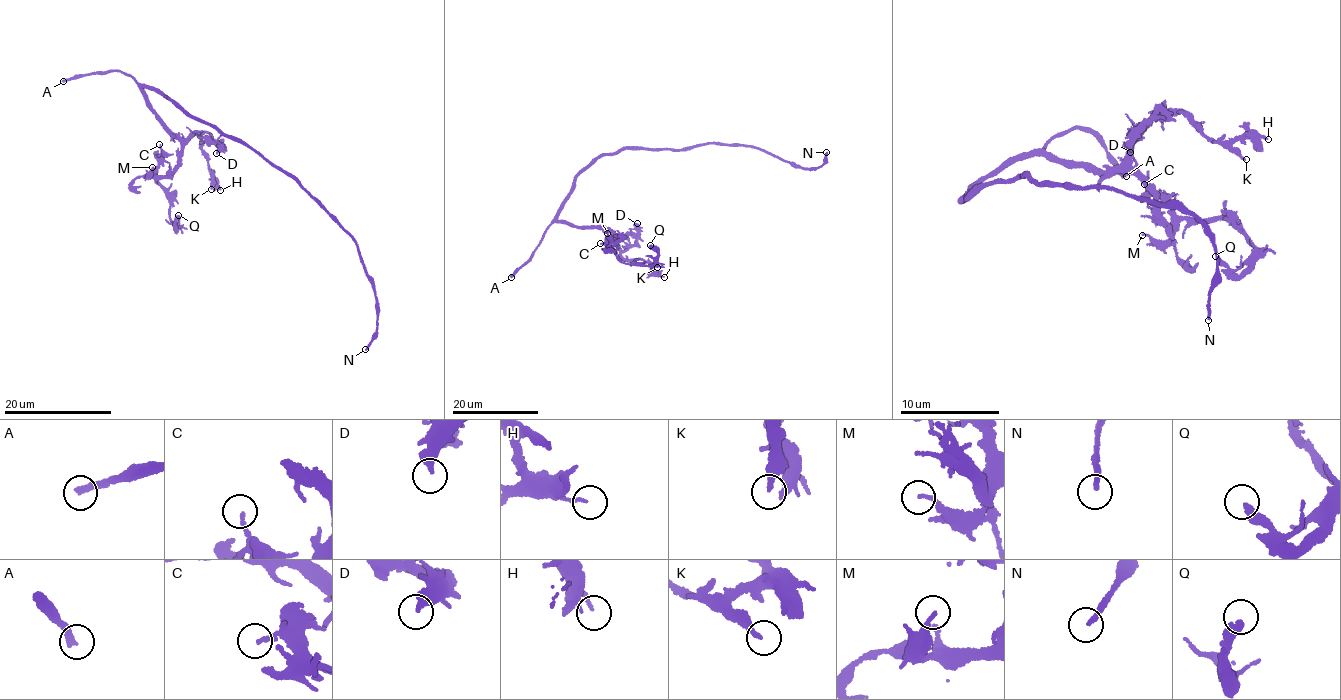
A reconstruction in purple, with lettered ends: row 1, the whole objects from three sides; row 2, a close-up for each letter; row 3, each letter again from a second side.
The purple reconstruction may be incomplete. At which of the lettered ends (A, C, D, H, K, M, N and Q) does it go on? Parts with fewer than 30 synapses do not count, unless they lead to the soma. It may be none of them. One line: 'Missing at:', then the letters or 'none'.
Missing at: A

